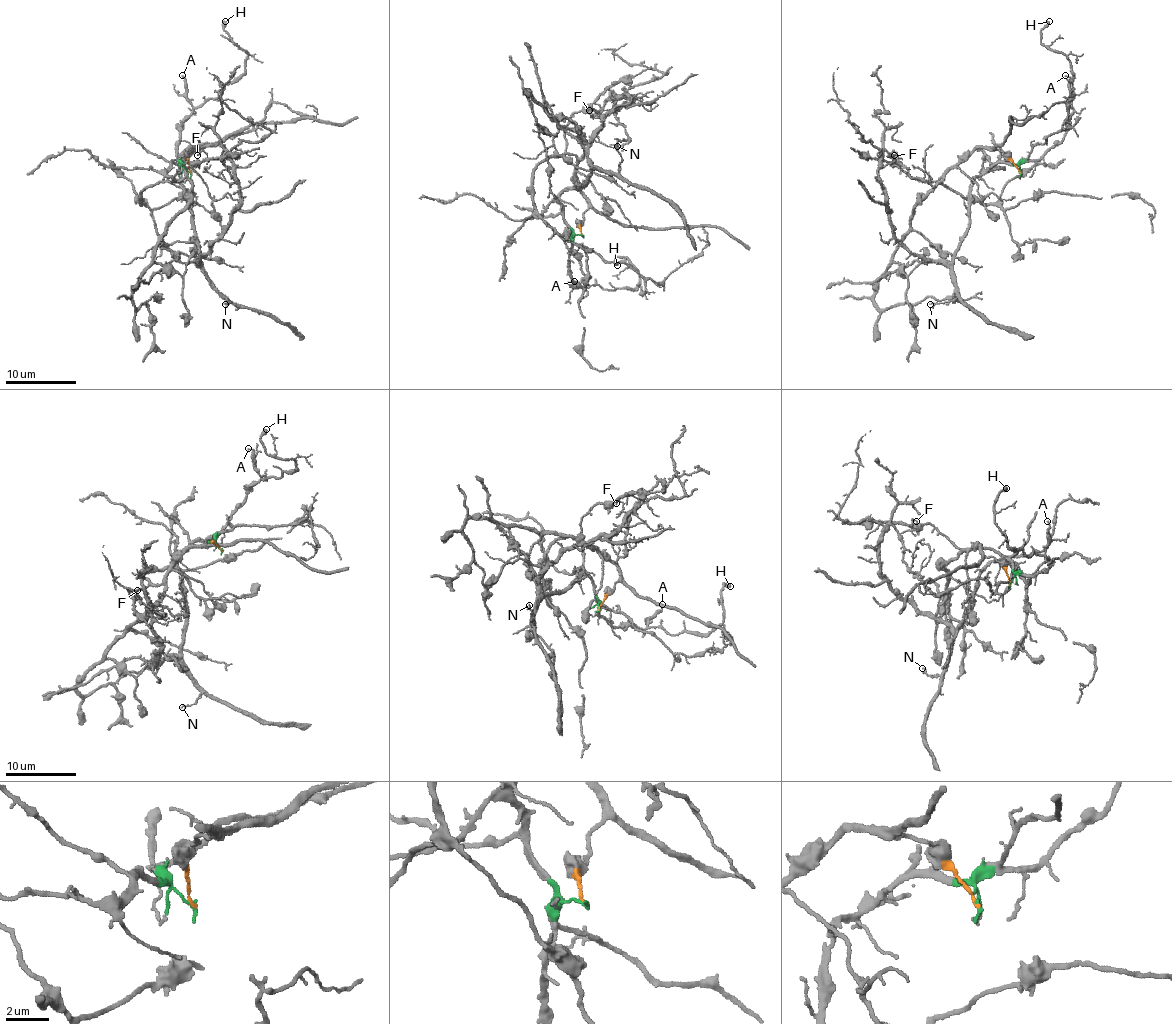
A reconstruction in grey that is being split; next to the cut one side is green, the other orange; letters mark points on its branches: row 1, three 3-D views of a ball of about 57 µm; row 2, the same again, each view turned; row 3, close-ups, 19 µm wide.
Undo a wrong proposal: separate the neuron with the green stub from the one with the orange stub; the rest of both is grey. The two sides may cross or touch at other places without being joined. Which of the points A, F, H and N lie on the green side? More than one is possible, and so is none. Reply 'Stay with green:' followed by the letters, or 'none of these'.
Stay with green: A, F, H, N

